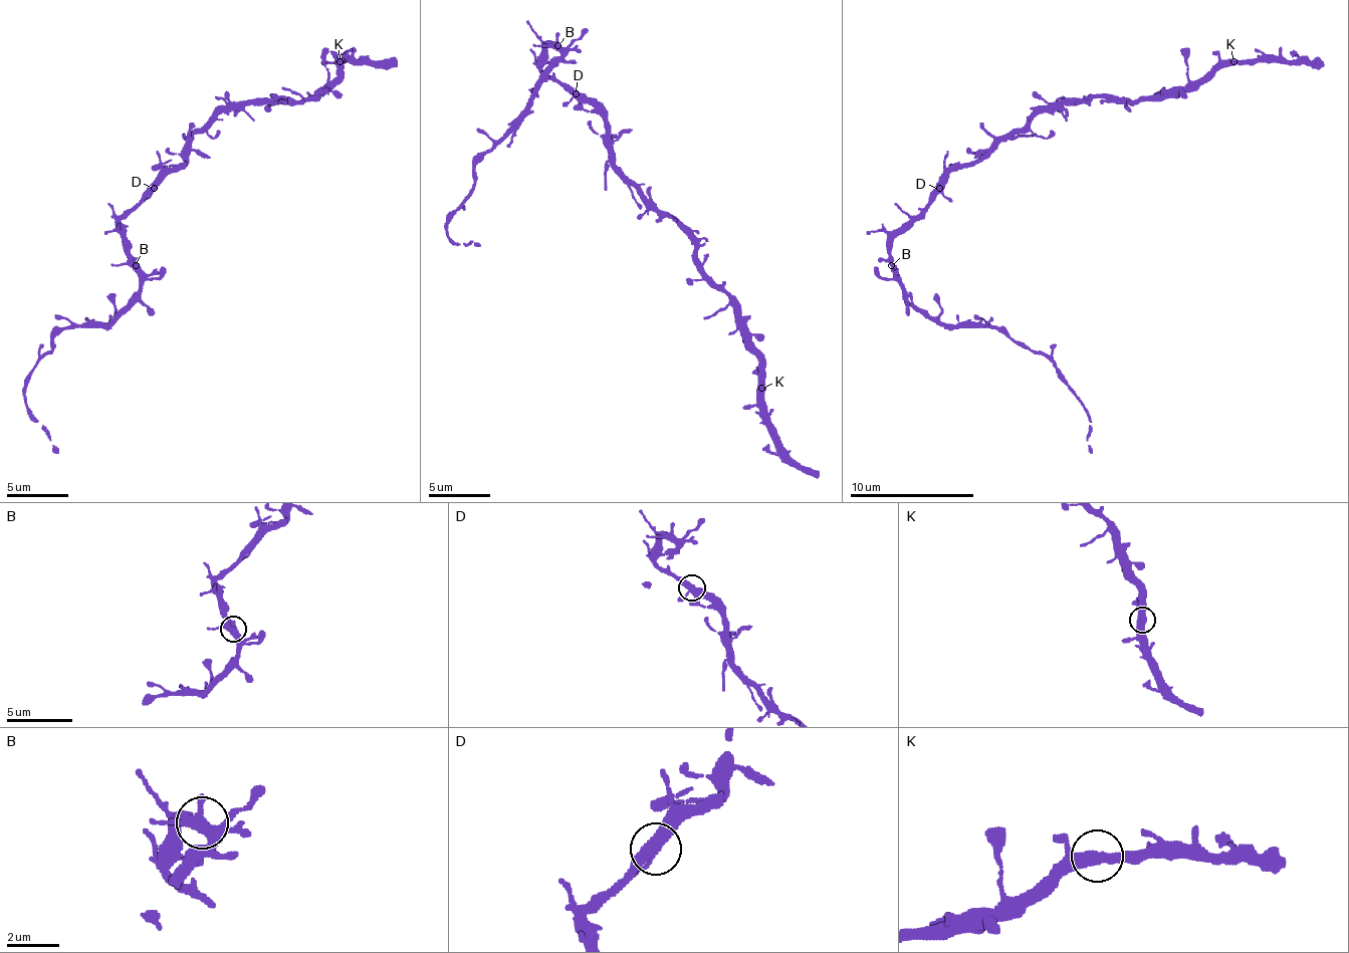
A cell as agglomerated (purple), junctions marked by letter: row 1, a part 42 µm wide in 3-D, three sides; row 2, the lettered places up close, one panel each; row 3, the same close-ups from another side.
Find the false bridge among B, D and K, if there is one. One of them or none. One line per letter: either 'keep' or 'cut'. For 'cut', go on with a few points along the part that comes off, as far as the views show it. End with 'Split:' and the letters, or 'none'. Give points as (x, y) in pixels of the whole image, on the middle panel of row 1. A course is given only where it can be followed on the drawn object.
B: keep
D: keep
K: keep
Split: none

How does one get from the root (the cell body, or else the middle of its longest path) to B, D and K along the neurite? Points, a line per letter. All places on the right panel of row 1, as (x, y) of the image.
B: (954, 170), (935, 198), (892, 241), (889, 253), (892, 266)
D: (954, 170), (939, 188)
K: (954, 170), (982, 161), (1041, 107), (1079, 104), (1094, 98), (1140, 101), (1156, 95), (1177, 95), (1233, 61)

